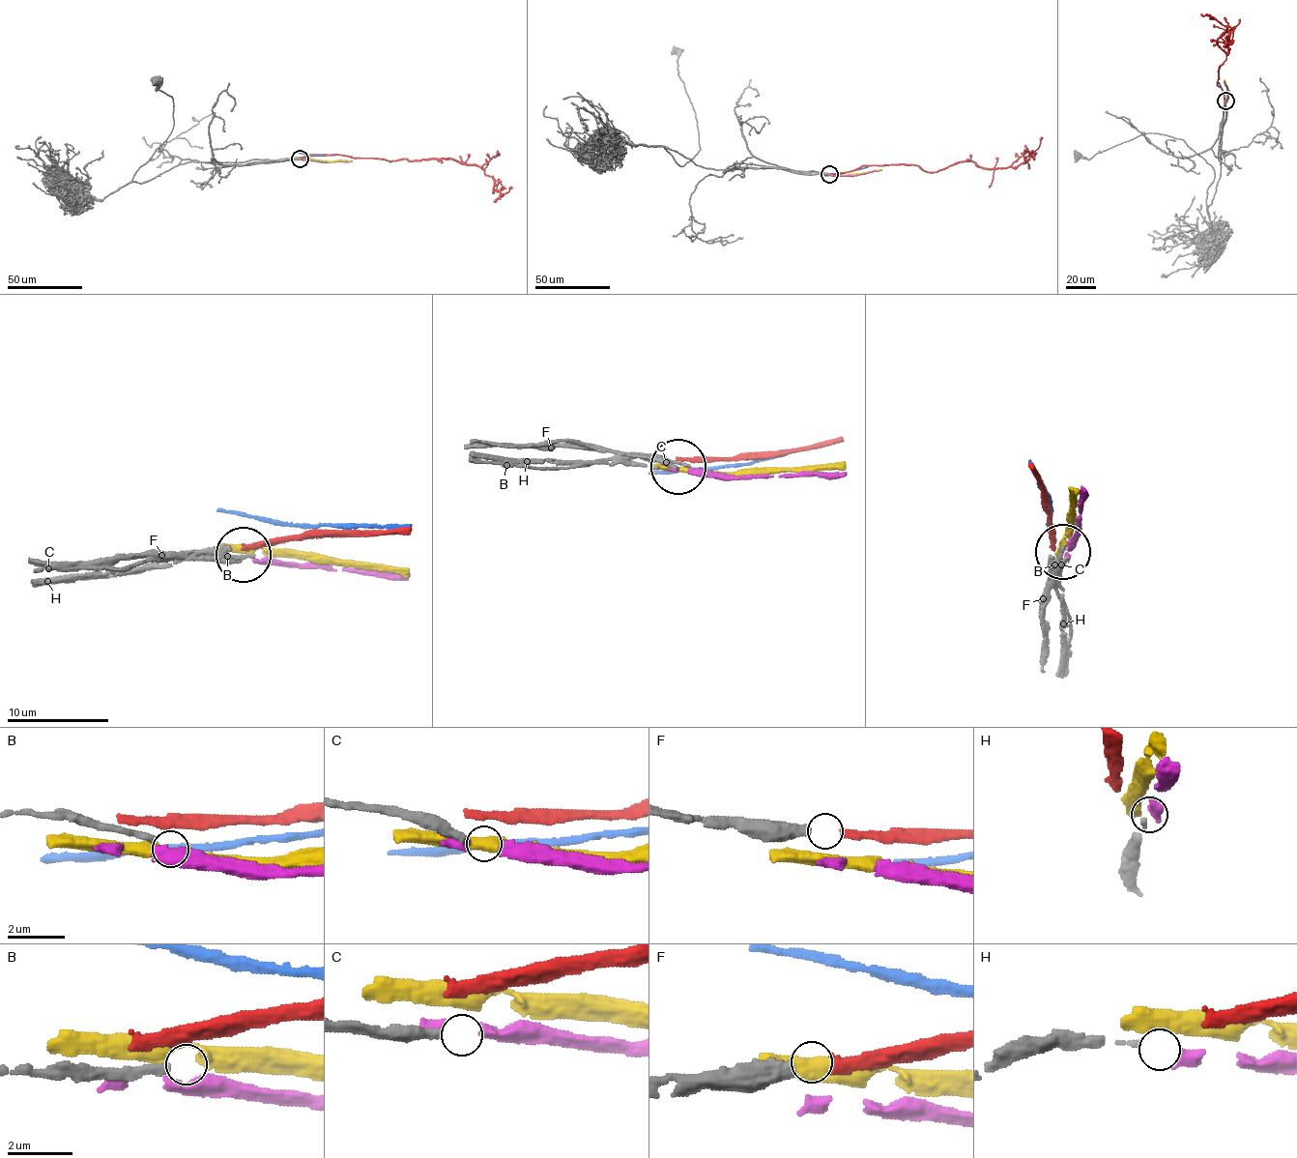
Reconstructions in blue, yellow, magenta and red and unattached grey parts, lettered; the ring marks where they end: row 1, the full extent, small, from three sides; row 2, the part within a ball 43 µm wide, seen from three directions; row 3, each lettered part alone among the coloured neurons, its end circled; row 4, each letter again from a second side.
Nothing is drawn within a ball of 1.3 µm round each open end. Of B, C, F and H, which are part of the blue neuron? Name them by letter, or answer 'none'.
none

